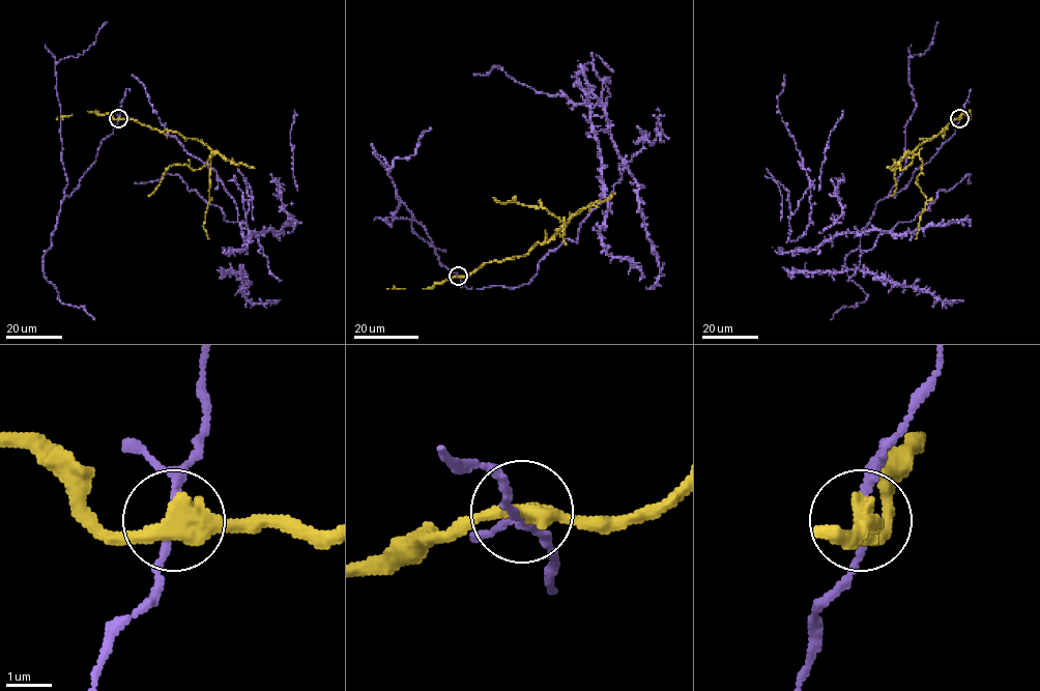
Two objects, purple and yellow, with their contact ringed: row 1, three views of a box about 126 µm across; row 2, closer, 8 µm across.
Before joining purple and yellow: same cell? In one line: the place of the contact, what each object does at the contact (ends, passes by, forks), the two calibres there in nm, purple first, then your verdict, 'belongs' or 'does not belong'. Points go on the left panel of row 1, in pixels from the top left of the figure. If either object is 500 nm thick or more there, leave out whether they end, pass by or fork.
place (118, 118); purple forks; yellow passes by; calibres 120 and 440 nm; does not belong

